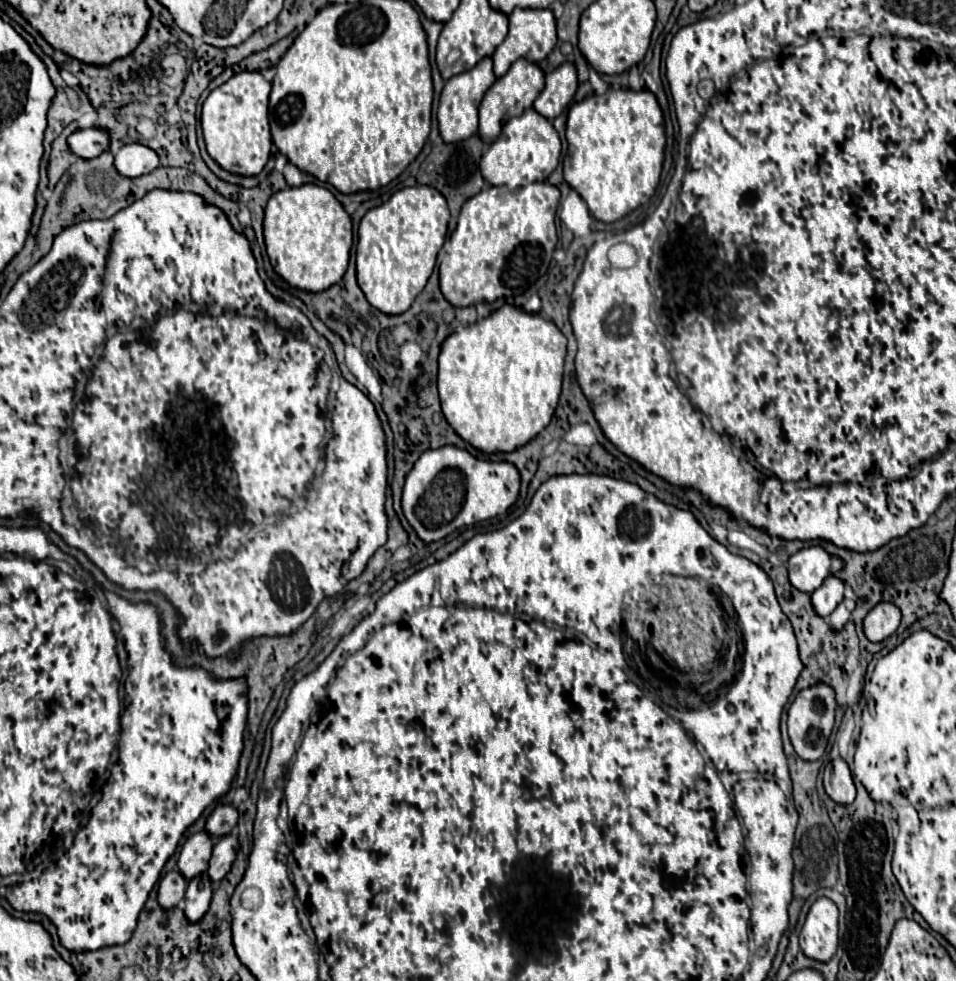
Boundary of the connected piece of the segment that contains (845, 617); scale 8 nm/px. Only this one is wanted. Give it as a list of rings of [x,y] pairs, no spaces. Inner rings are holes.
[[[846,597],[838,607],[836,611],[828,617],[828,625],[832,627],[832,631],[842,631],[844,625],[850,621],[850,613],[854,611],[854,599]]]

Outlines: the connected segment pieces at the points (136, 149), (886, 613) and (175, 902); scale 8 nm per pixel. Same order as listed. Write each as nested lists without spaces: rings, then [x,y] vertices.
[[[130,143],[130,145],[124,145],[114,155],[114,167],[120,175],[134,179],[134,177],[152,173],[156,167],[160,167],[160,161],[152,149],[140,143]]]
[[[878,603],[864,619],[864,635],[872,643],[890,637],[900,625],[900,609],[894,603]]]
[[[174,871],[162,879],[162,885],[164,885],[164,889],[160,889],[160,885],[158,885],[160,907],[164,907],[164,909],[178,907],[180,901],[184,899],[184,893],[186,893],[186,879],[178,871]]]

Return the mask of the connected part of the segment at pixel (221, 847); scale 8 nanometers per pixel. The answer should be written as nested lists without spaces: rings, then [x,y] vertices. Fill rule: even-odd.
[[[224,835],[214,841],[210,865],[206,871],[210,881],[224,879],[224,875],[230,871],[232,861],[236,859],[236,851],[238,851],[238,839],[234,835]]]

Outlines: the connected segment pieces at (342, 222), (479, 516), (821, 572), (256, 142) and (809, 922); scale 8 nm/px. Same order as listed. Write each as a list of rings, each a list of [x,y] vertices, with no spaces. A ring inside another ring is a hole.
[[[320,185],[286,187],[270,197],[264,215],[264,239],[270,265],[288,285],[318,293],[338,283],[348,267],[352,221],[336,197]]]
[[[446,445],[424,451],[406,475],[402,491],[402,511],[410,527],[424,543],[440,541],[462,525],[486,521],[504,513],[518,497],[520,475],[512,463],[482,461],[468,451]]]
[[[806,547],[788,559],[788,577],[792,587],[814,593],[830,575],[830,555],[822,547]]]
[[[242,71],[230,81],[216,87],[202,105],[202,135],[208,155],[228,173],[252,177],[268,163],[272,137],[268,125],[270,83],[258,73]]]
[[[820,897],[810,907],[804,927],[800,931],[800,949],[814,961],[830,961],[838,947],[838,909],[836,905]]]

